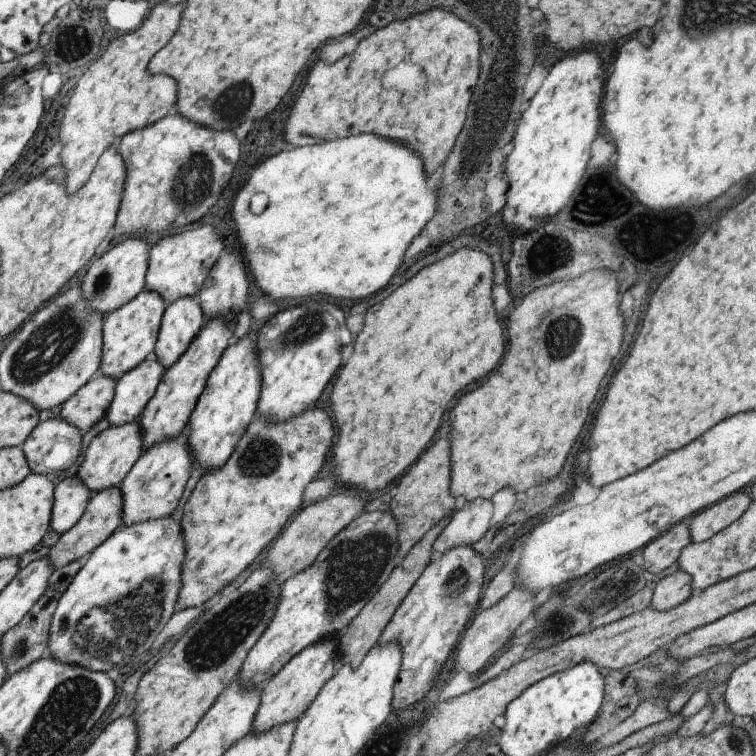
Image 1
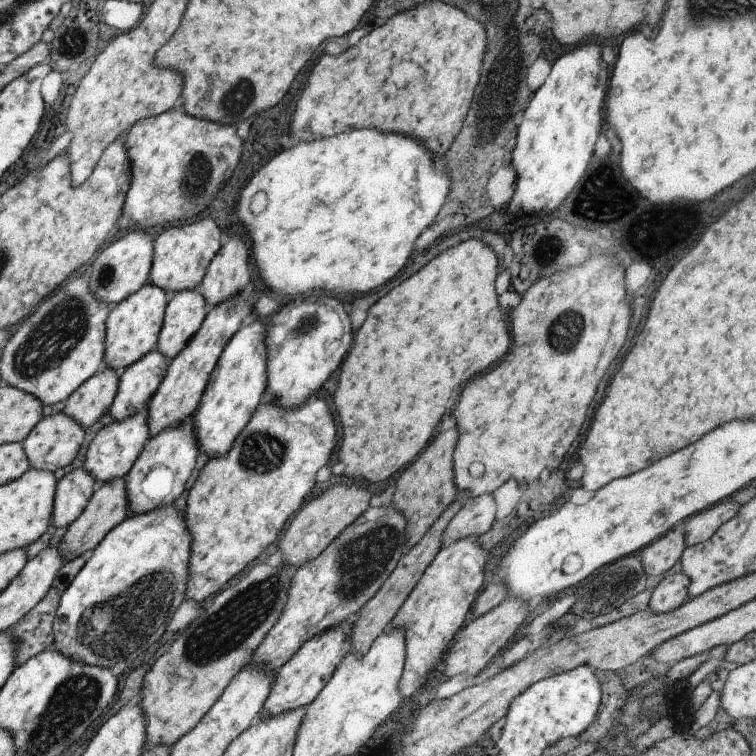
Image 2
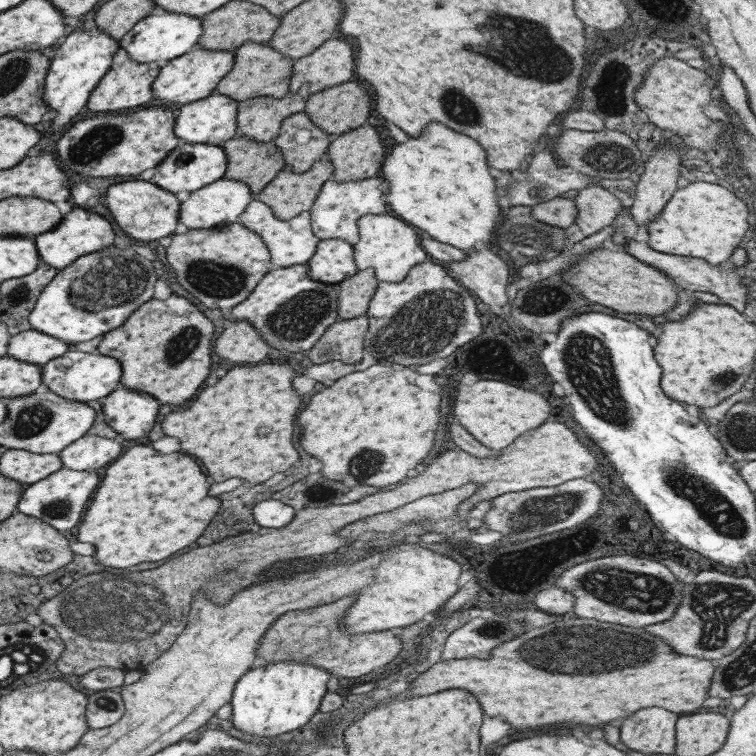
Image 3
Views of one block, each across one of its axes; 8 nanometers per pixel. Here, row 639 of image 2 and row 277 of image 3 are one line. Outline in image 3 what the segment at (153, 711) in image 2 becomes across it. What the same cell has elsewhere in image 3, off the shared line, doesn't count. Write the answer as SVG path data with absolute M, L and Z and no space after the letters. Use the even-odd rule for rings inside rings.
M239 222L205 230L188 230L185 234L171 236L165 257L175 273L177 283L185 289L194 302L207 308L231 308L243 302L257 282L273 270L269 249L255 232Z

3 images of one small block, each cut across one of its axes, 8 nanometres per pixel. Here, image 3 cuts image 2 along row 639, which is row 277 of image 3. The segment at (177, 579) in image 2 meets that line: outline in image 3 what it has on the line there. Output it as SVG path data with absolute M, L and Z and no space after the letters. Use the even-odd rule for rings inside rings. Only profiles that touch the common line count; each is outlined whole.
M111 244L59 269L38 294L27 319L31 329L67 344L85 342L124 324L137 306L153 296L153 284L159 278L164 277L155 272L149 258L139 256L131 246L117 248Z

